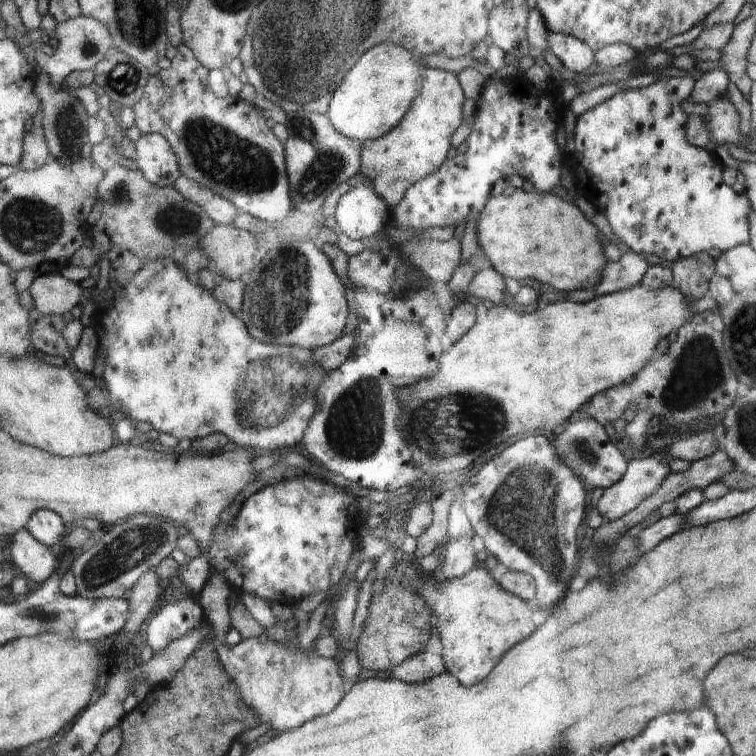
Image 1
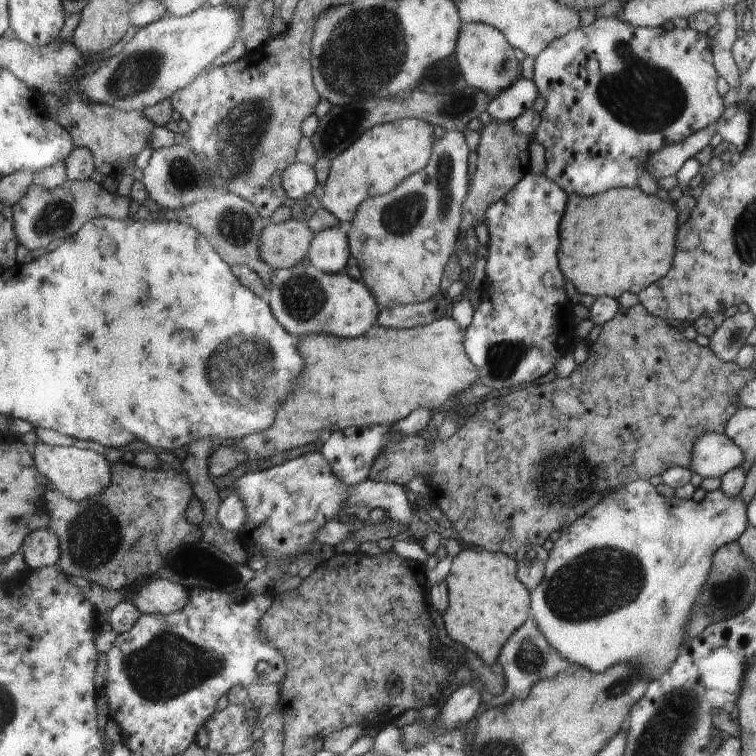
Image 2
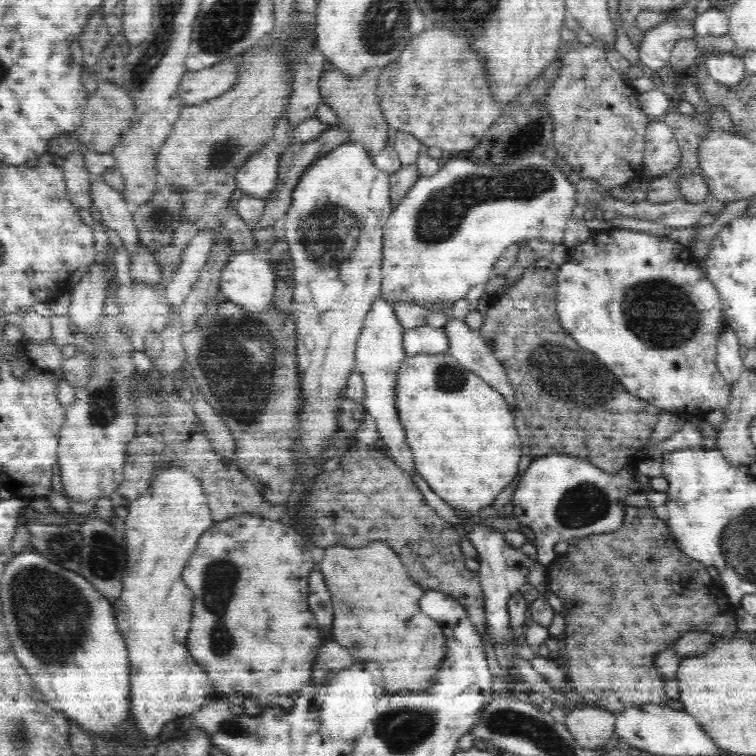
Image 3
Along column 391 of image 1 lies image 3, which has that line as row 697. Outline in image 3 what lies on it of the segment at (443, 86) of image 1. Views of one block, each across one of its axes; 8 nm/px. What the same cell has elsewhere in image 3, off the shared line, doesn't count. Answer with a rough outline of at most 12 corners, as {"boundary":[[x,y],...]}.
{"boundary":[[168,464],[129,502],[123,592],[132,722],[152,739],[199,710],[182,578],[215,524]]}

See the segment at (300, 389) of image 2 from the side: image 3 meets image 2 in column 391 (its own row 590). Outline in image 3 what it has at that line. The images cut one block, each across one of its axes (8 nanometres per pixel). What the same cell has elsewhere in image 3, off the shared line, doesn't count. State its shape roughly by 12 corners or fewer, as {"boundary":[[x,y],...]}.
{"boundary":[[384,542],[332,545],[317,566],[334,640],[386,690],[440,668],[425,591]]}

